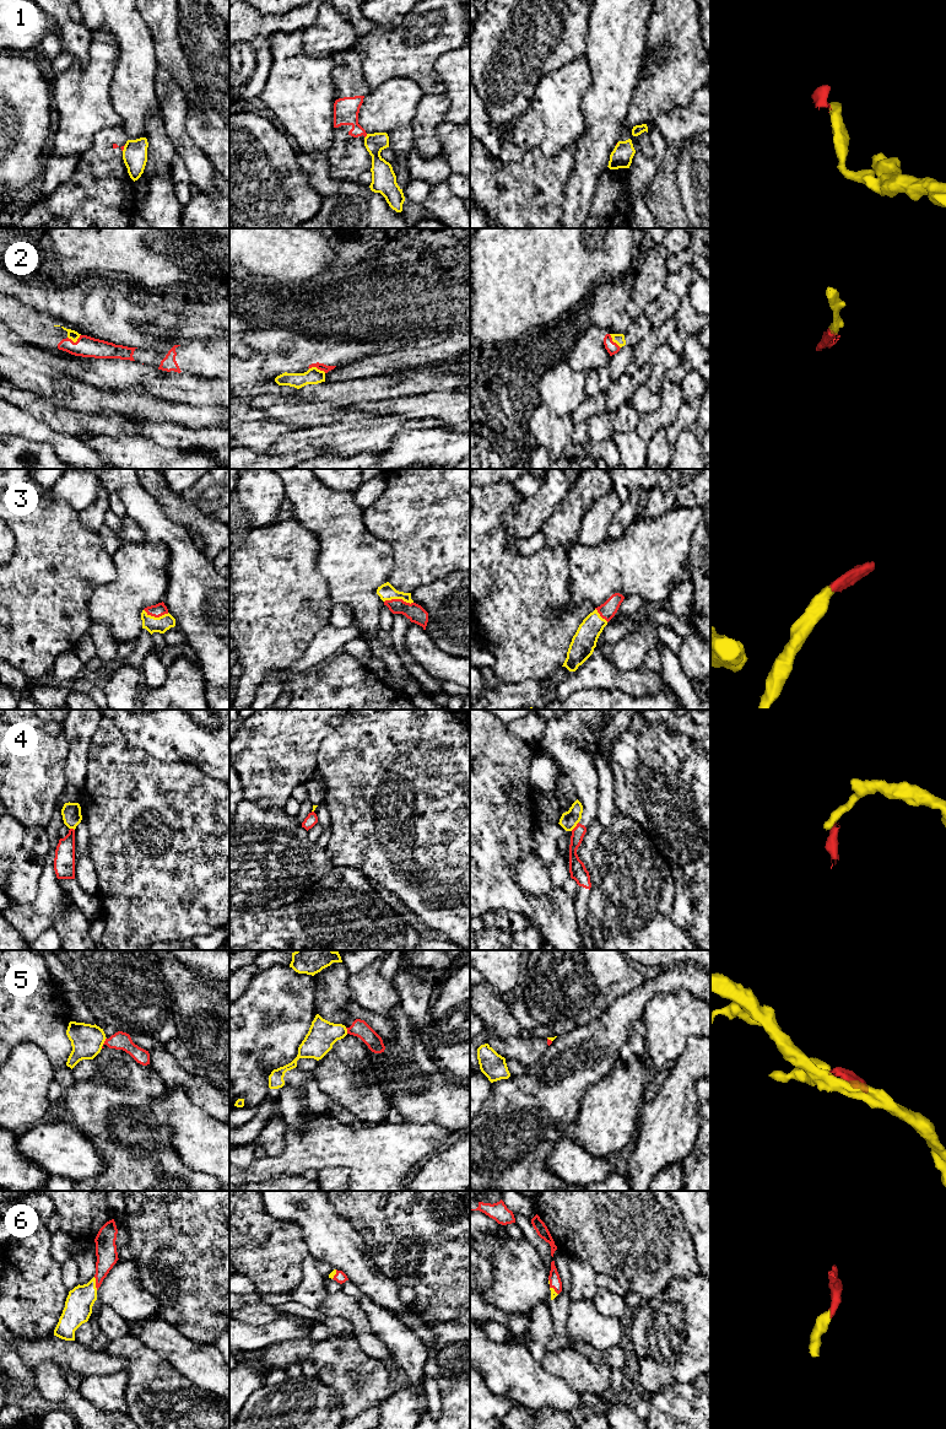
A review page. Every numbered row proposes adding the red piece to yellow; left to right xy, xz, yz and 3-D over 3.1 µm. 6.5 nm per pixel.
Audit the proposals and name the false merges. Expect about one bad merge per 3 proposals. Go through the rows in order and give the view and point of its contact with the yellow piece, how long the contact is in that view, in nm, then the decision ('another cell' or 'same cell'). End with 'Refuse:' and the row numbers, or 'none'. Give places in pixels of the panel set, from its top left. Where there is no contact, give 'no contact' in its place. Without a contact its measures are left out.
1: meets yellow in xz at (366, 136); contact 40 nm long; another cell
2: meets yellow in xz at (317, 368); contact 120 nm long; same cell
3: meets yellow in xz at (399, 598); contact 190 nm long; same cell
4: meets yellow in yz at (574, 826); contact 80 nm long; another cell
5: meets yellow in xy at (103, 1042); contact 80 nm long; another cell
6: meets yellow in xy at (95, 1283); contact 90 nm long; same cell
Refuse: 1, 4, 5

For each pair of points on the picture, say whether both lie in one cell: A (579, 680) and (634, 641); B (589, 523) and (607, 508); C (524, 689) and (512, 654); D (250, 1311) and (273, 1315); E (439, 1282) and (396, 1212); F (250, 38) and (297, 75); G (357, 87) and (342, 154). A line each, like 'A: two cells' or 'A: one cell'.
A: two cells
B: one cell
C: two cells
D: one cell
E: one cell
F: two cells
G: one cell

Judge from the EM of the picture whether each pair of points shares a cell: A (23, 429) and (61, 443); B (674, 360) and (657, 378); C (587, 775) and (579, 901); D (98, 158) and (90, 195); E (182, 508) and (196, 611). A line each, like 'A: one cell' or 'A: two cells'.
A: one cell
B: one cell
C: one cell
D: one cell
E: two cells

